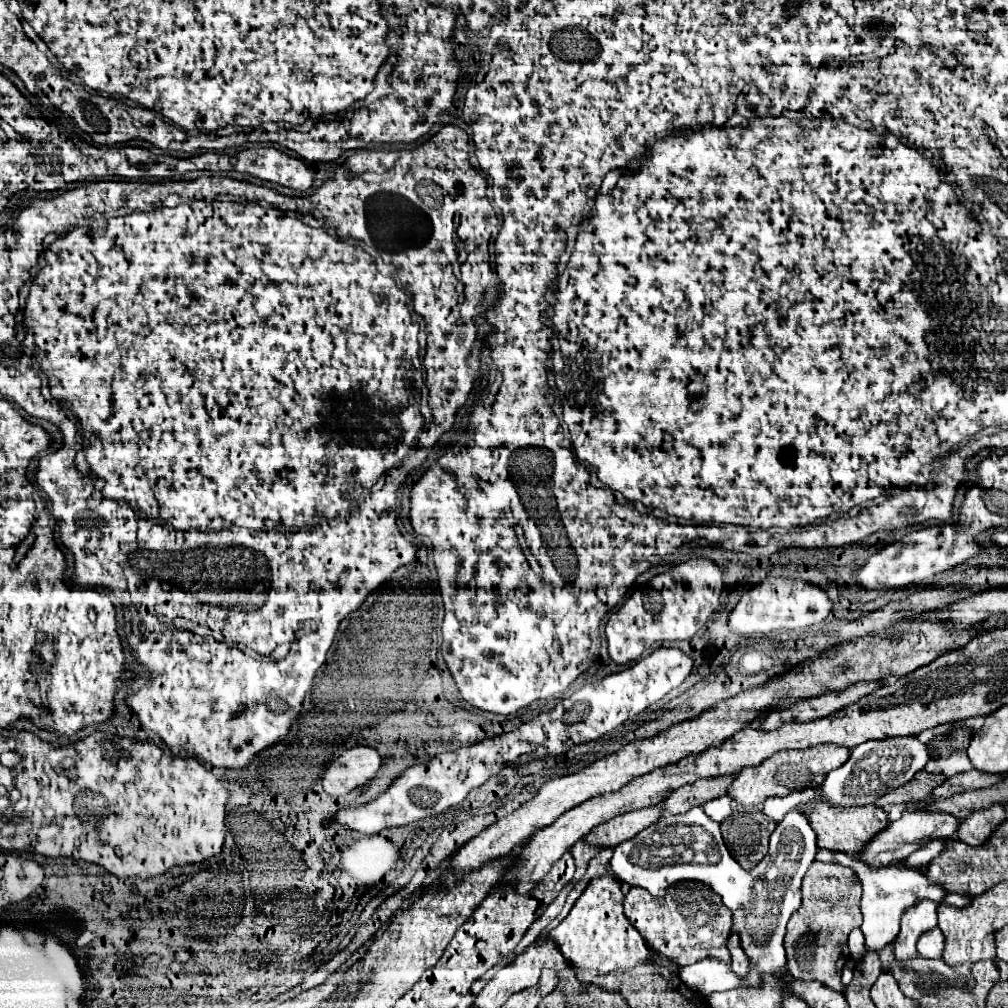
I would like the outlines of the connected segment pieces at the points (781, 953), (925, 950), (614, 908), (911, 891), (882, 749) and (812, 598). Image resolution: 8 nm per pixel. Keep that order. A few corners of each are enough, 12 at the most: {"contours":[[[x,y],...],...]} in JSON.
{"contours":[[[701,807],[621,843],[613,875],[653,897],[713,887],[751,971],[793,981],[783,947],[817,853],[801,807],[745,871]],[[935,927],[917,941],[925,959],[939,959],[945,951],[945,935]],[[613,875],[595,877],[547,939],[575,969],[653,967]],[[833,851],[861,885],[865,949],[899,935],[913,903],[941,901],[947,891],[915,869],[873,871]],[[913,735],[867,741],[821,785],[821,801],[871,805],[913,779]],[[769,577],[741,595],[739,635],[821,623],[833,603],[819,585]]]}

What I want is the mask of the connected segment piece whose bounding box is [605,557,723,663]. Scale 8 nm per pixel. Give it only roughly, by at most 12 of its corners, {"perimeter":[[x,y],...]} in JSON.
{"perimeter":[[669,567],[611,613],[615,663],[689,639],[717,609],[721,567]]}

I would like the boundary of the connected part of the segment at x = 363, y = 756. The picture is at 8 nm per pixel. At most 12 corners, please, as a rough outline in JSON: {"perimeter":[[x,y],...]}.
{"perimeter":[[353,745],[323,771],[329,795],[347,795],[381,767],[381,755]]}

